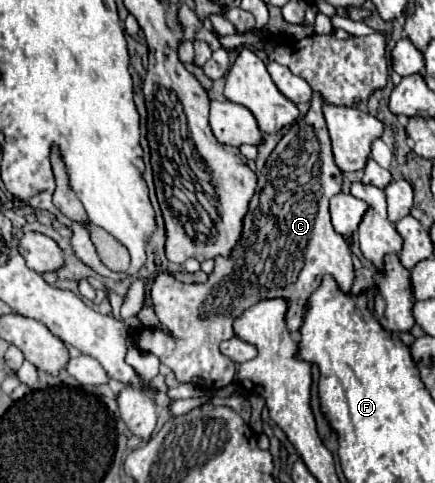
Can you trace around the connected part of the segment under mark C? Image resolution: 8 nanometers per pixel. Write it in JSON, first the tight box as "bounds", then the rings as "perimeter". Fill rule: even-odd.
{"bounds":[131,92,353,392],"perimeter":[[[319,92],[311,98],[311,108],[307,116],[293,122],[289,132],[279,140],[275,150],[265,162],[265,170],[259,174],[259,182],[255,188],[255,194],[249,202],[249,210],[243,220],[241,240],[235,244],[233,252],[225,256],[215,258],[215,268],[209,274],[207,282],[179,282],[171,274],[161,272],[151,286],[151,302],[153,310],[161,322],[163,328],[139,328],[131,336],[137,342],[137,346],[143,352],[155,354],[161,364],[169,366],[179,382],[191,382],[197,388],[215,392],[235,378],[235,362],[229,360],[219,352],[219,344],[223,340],[233,338],[233,320],[245,312],[245,308],[251,308],[257,304],[257,300],[271,300],[271,298],[283,298],[289,300],[289,308],[285,314],[287,328],[291,334],[297,334],[301,326],[303,316],[303,304],[311,296],[311,292],[321,284],[321,278],[325,274],[331,274],[343,292],[351,290],[353,284],[353,262],[351,262],[351,250],[341,234],[337,234],[331,226],[329,218],[329,200],[337,192],[341,192],[343,186],[343,174],[333,162],[331,152],[331,140],[327,132],[327,124],[323,118],[323,96]]]}

